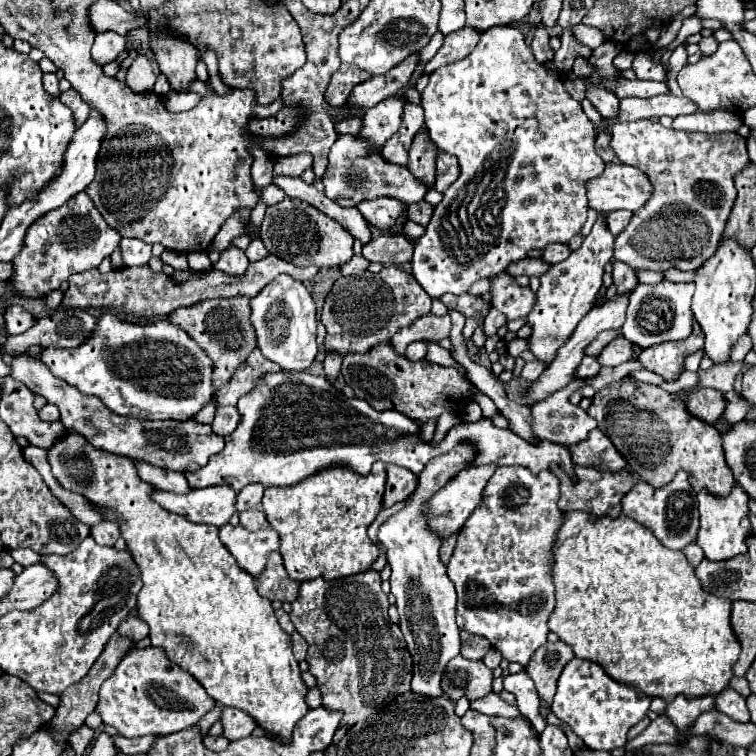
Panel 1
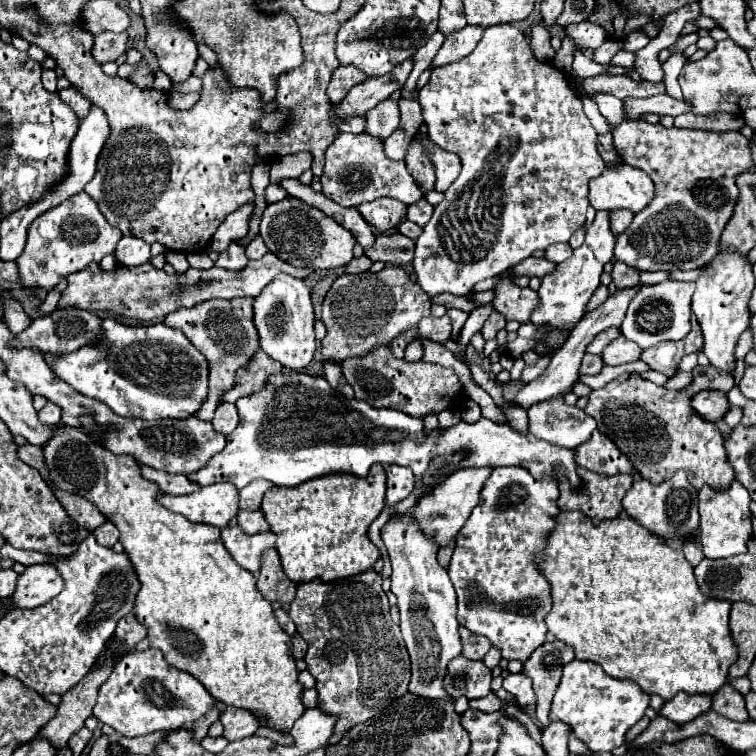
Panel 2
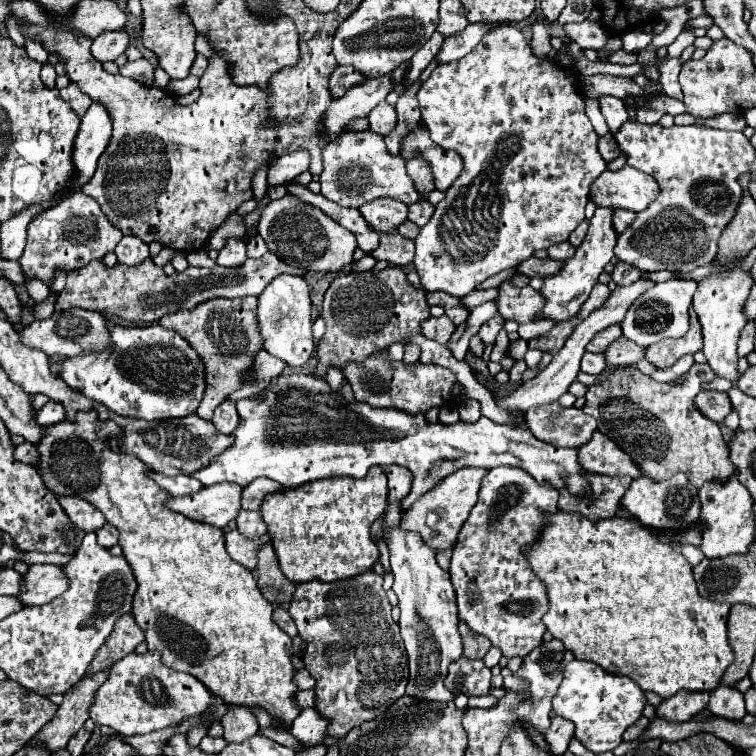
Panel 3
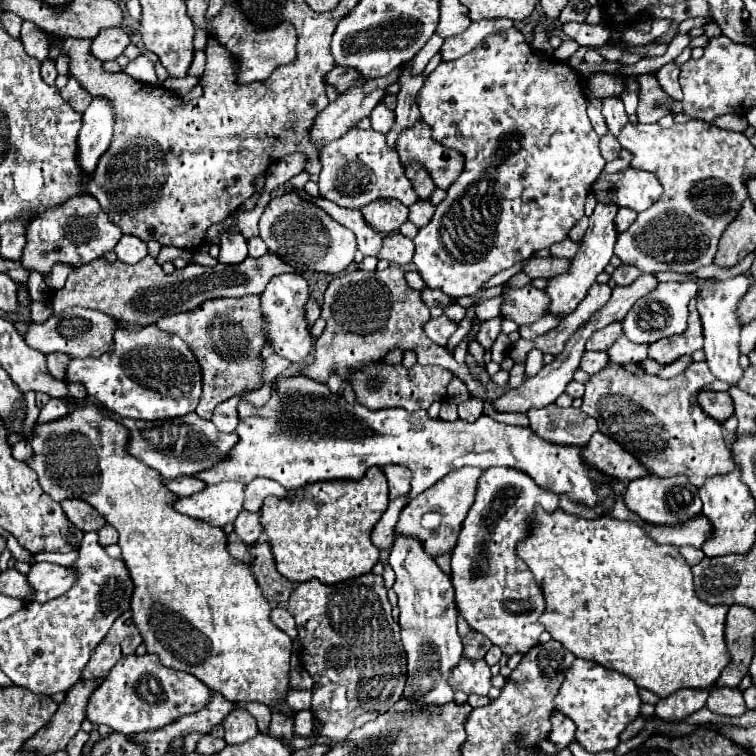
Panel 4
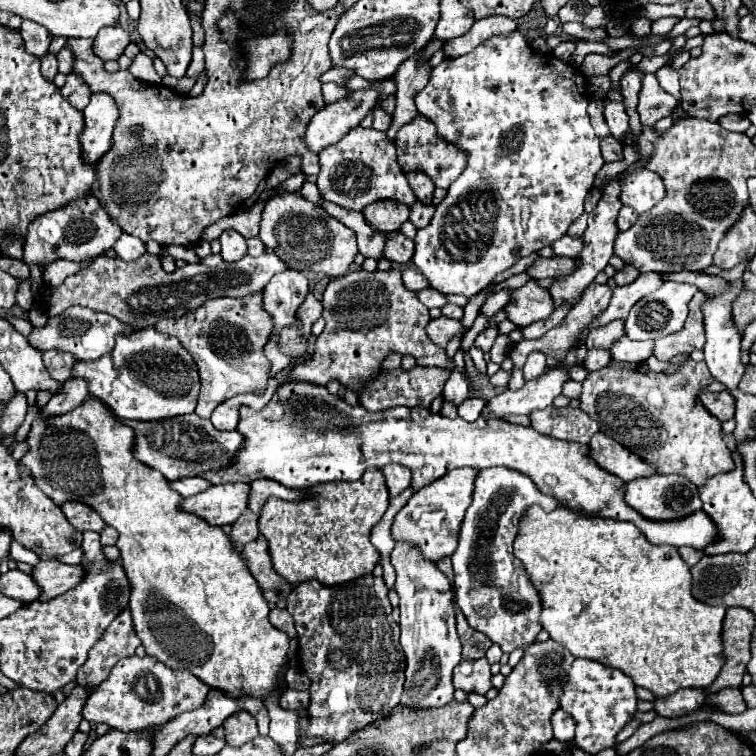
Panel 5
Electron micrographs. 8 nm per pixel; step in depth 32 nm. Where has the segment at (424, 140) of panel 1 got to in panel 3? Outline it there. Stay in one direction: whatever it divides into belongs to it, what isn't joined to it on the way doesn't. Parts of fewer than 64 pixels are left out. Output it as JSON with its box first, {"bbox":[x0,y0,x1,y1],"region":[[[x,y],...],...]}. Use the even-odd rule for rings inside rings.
{"bbox":[406,158,434,198],"region":[[[410,158],[406,162],[406,170],[408,170],[408,176],[412,178],[416,190],[420,192],[420,196],[426,198],[434,190],[434,178],[432,178],[428,164],[422,158]]]}

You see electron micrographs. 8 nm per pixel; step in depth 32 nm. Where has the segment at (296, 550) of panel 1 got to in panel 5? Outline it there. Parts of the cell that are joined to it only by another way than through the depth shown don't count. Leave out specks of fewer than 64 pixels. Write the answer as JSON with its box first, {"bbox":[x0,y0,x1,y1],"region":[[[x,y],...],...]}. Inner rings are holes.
{"bbox":[258,470,388,586],"region":[[[366,470],[358,482],[328,482],[314,486],[314,496],[302,502],[286,502],[278,498],[268,498],[260,512],[258,528],[260,534],[268,540],[268,550],[272,556],[274,570],[286,578],[290,584],[300,584],[310,578],[316,578],[324,586],[336,586],[366,574],[372,574],[380,556],[378,550],[370,544],[372,528],[382,520],[388,508],[388,490],[380,470]]]}

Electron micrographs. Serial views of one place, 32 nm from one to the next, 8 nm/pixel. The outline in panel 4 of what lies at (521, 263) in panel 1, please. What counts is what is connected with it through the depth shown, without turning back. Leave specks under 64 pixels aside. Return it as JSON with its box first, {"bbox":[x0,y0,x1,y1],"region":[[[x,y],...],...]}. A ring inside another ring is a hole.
{"bbox":[524,258,570,280],"region":[[[532,258],[526,266],[524,272],[534,280],[534,278],[554,278],[556,274],[564,274],[570,270],[570,260],[566,258]]]}

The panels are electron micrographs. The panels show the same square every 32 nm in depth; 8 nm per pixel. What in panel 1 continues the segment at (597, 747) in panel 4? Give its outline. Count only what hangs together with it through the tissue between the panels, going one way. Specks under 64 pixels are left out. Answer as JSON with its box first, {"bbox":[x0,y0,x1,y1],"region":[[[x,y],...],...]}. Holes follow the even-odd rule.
{"bbox":[550,658,650,752],"region":[[[572,658],[572,662],[564,666],[562,676],[558,680],[554,702],[550,706],[550,710],[562,722],[566,722],[590,750],[608,750],[608,752],[626,744],[628,730],[636,722],[640,722],[640,718],[646,716],[648,708],[650,698],[646,698],[640,690],[634,690],[634,686],[614,682],[614,678],[610,678],[602,670],[602,666],[580,658]]]}

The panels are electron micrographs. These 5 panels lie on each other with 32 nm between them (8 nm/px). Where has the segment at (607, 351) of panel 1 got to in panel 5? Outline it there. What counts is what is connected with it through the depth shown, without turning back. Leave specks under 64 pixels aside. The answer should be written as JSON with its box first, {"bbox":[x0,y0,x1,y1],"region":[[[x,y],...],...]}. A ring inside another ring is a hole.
{"bbox":[612,336,654,362],"region":[[[622,336],[612,348],[612,360],[622,360],[622,362],[646,362],[654,352],[654,342],[634,342],[626,336]]]}

